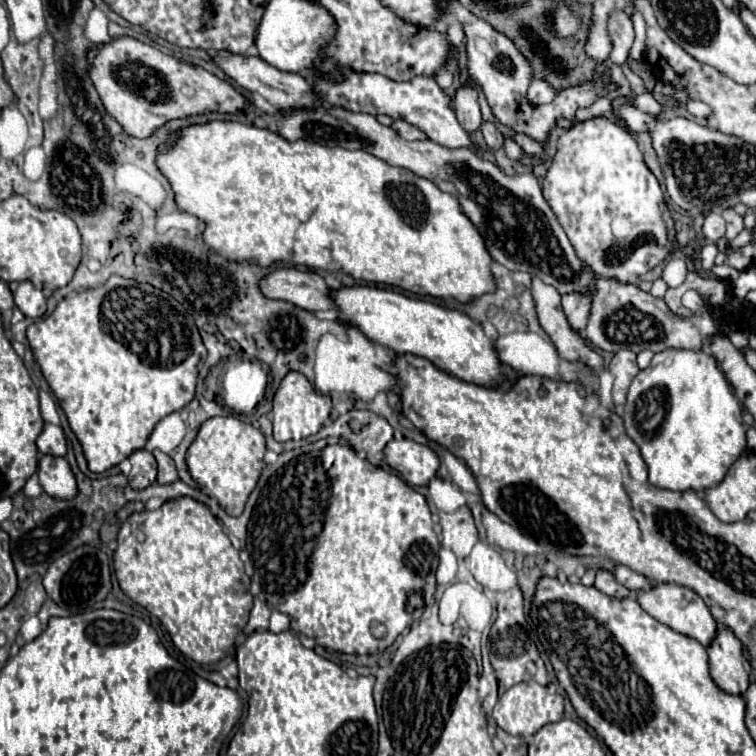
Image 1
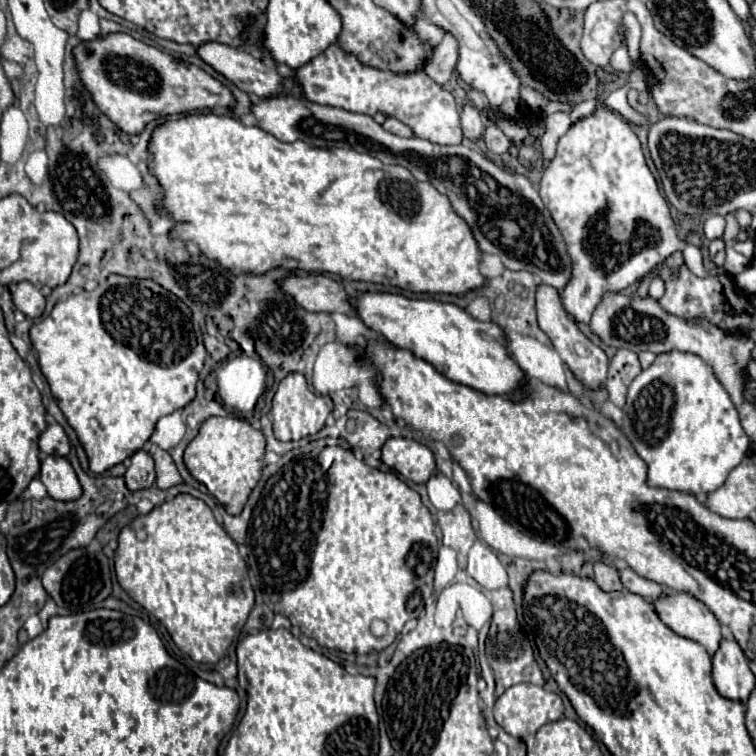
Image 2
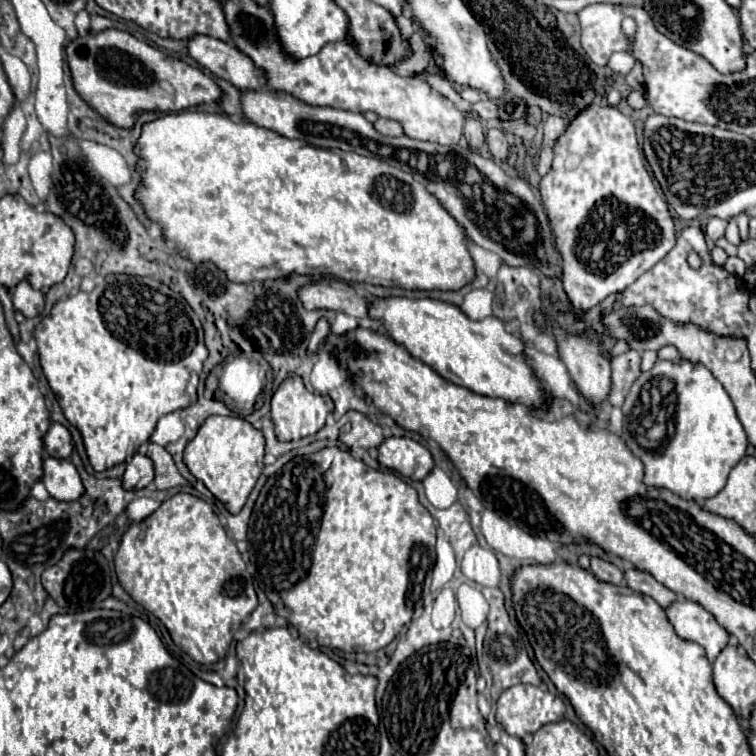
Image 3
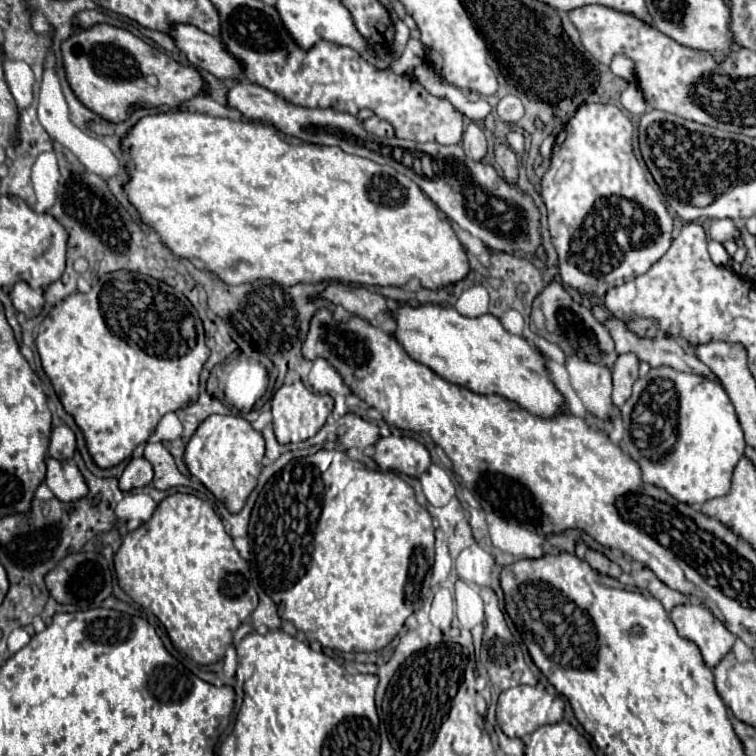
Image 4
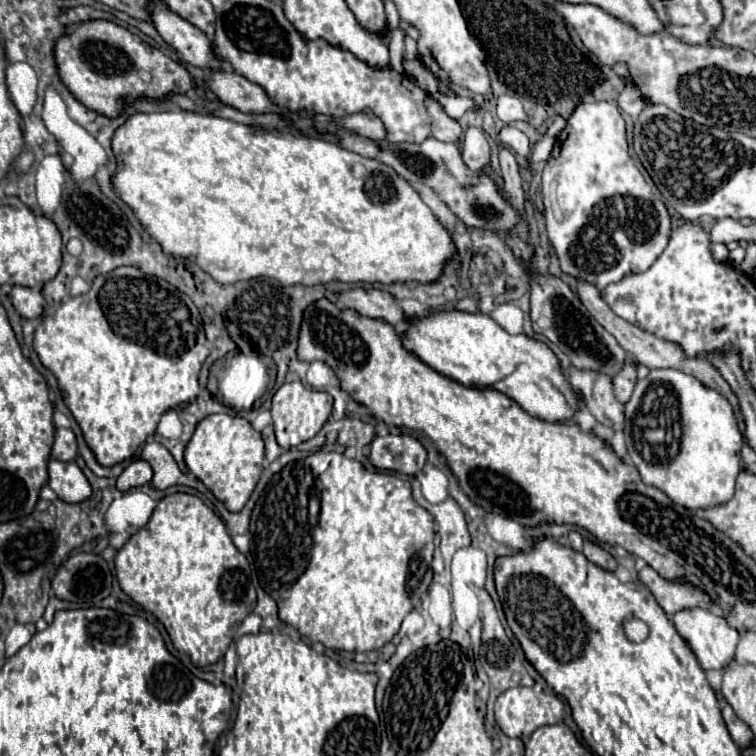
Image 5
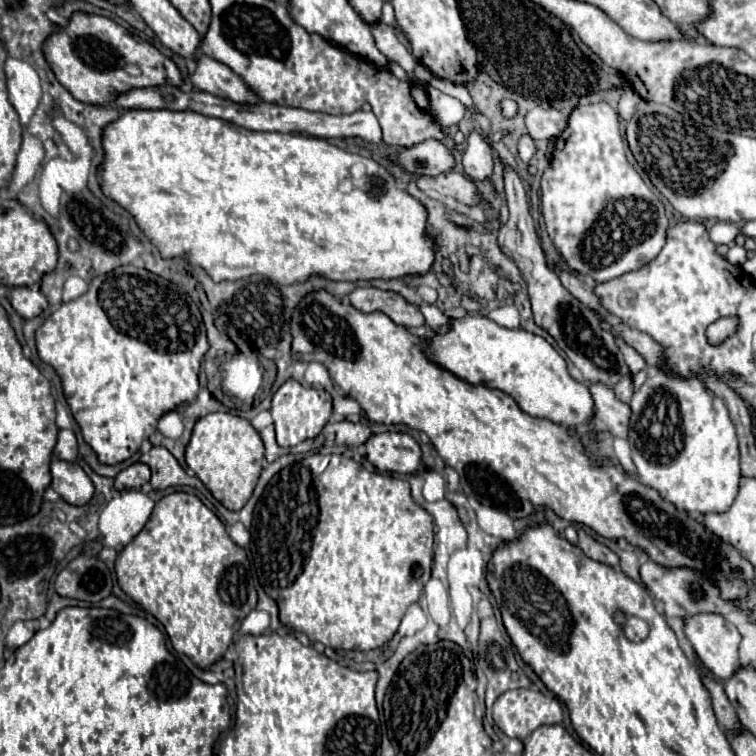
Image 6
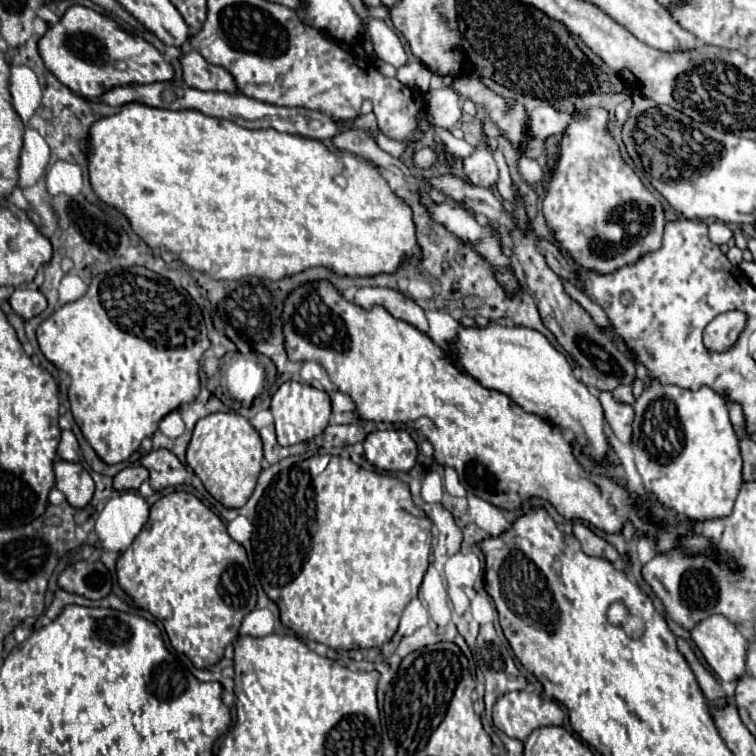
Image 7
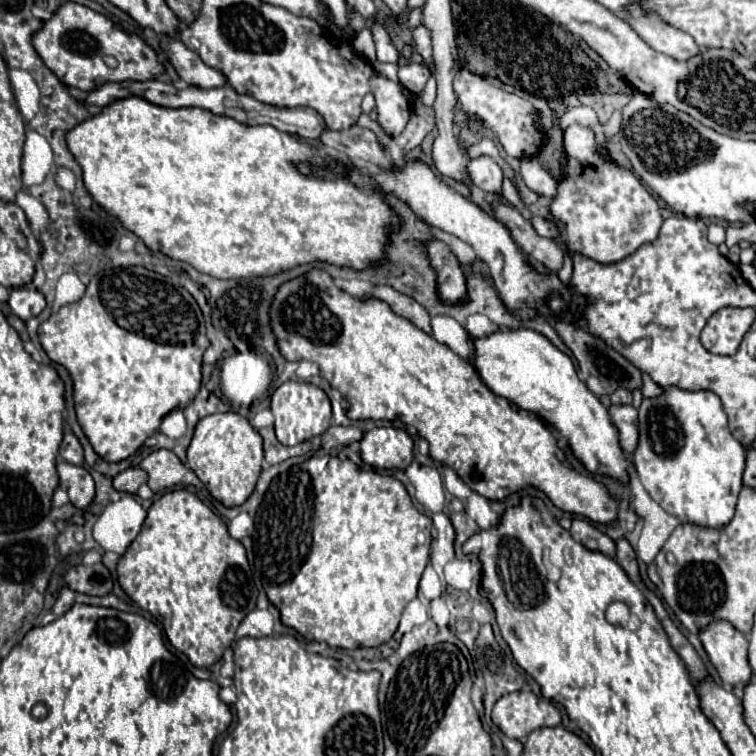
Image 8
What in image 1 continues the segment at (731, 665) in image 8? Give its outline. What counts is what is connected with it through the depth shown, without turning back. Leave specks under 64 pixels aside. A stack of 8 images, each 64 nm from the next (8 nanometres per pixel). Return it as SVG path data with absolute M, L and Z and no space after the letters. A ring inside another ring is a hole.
M674 582L652 584L652 588L648 588L648 590L636 590L636 600L658 622L670 626L672 630L676 630L684 636L698 640L702 646L708 646L712 642L712 636L716 634L716 620L712 618L708 606L694 590L690 590L686 586L680 586Z

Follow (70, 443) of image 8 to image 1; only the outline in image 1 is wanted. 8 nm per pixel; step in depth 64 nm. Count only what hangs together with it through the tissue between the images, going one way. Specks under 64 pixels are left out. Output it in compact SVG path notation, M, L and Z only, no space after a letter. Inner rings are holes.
M44 424L42 434L36 440L36 446L42 454L52 454L52 456L64 456L66 454L66 440L64 432L60 426L54 424Z

